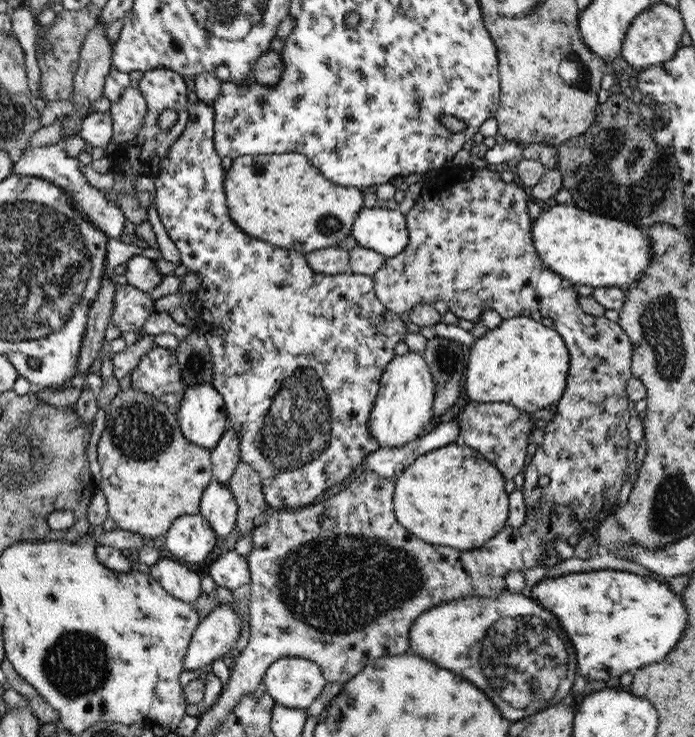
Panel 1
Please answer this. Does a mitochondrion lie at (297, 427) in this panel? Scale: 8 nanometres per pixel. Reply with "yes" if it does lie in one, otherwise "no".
yes

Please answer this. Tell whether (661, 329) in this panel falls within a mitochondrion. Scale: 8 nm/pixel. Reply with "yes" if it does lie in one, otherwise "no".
yes

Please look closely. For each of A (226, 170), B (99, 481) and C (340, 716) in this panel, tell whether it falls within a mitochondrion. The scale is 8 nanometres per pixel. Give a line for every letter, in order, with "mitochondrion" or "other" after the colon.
A: other
B: other
C: other

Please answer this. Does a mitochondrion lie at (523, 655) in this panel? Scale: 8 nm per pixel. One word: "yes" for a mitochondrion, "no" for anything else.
yes

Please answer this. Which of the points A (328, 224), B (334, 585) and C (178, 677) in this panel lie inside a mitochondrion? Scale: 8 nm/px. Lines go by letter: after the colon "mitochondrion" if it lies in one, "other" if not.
A: mitochondrion
B: mitochondrion
C: other

